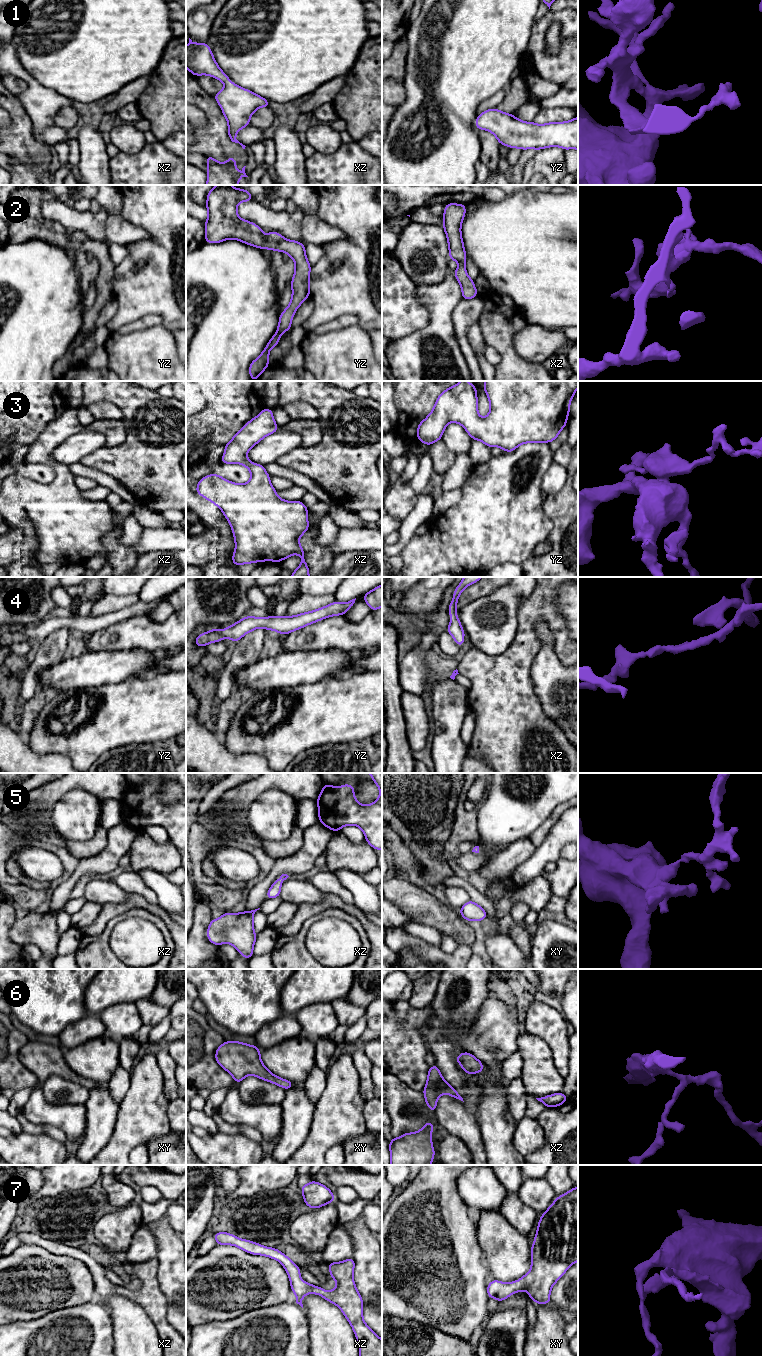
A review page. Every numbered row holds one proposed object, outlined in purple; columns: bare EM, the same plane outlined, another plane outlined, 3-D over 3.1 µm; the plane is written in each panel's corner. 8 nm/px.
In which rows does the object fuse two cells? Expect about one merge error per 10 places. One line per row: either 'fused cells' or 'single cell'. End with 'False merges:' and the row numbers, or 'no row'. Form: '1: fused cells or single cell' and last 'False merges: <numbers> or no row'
1: single cell
2: single cell
3: single cell
4: single cell
5: single cell
6: single cell
7: single cell
False merges: no row

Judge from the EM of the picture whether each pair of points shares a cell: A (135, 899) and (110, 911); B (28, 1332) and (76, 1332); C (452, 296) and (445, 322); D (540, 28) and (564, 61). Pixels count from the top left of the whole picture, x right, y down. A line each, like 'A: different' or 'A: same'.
A: same
B: same
C: same
D: same

